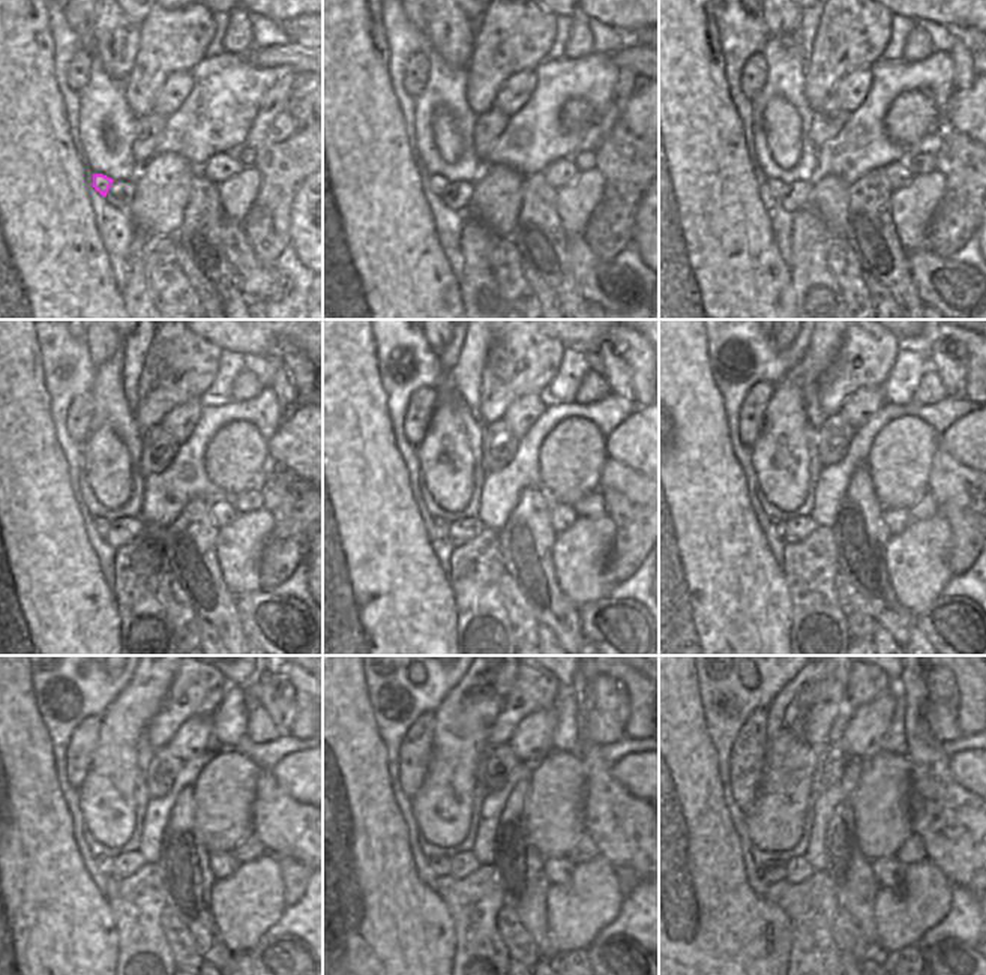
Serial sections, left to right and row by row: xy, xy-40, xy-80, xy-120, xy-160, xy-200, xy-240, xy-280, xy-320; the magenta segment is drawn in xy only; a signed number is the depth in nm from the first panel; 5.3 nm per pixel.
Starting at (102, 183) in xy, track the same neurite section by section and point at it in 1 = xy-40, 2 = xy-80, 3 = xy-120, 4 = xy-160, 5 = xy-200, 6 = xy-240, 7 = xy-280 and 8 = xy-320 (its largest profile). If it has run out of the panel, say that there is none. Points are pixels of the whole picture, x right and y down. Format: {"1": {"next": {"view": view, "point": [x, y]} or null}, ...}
{"1": {"next": {"view": "xy-40", "point": [437, 183]}}, "2": {"next": {"view": "xy-80", "point": [775, 186]}}, "3": {"next": {"view": "xy-120", "point": [101, 524]}}, "4": {"next": {"view": "xy-160", "point": [441, 527]}}, "5": {"next": {"view": "xy-200", "point": [779, 527]}}, "6": {"next": {"view": "xy-240", "point": [105, 866]}}, "7": {"next": {"view": "xy-280", "point": [440, 866]}}, "8": {"next": {"view": "xy-320", "point": [773, 872]}}}

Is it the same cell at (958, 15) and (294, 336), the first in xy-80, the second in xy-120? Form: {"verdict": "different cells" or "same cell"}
{"verdict": "same cell"}

